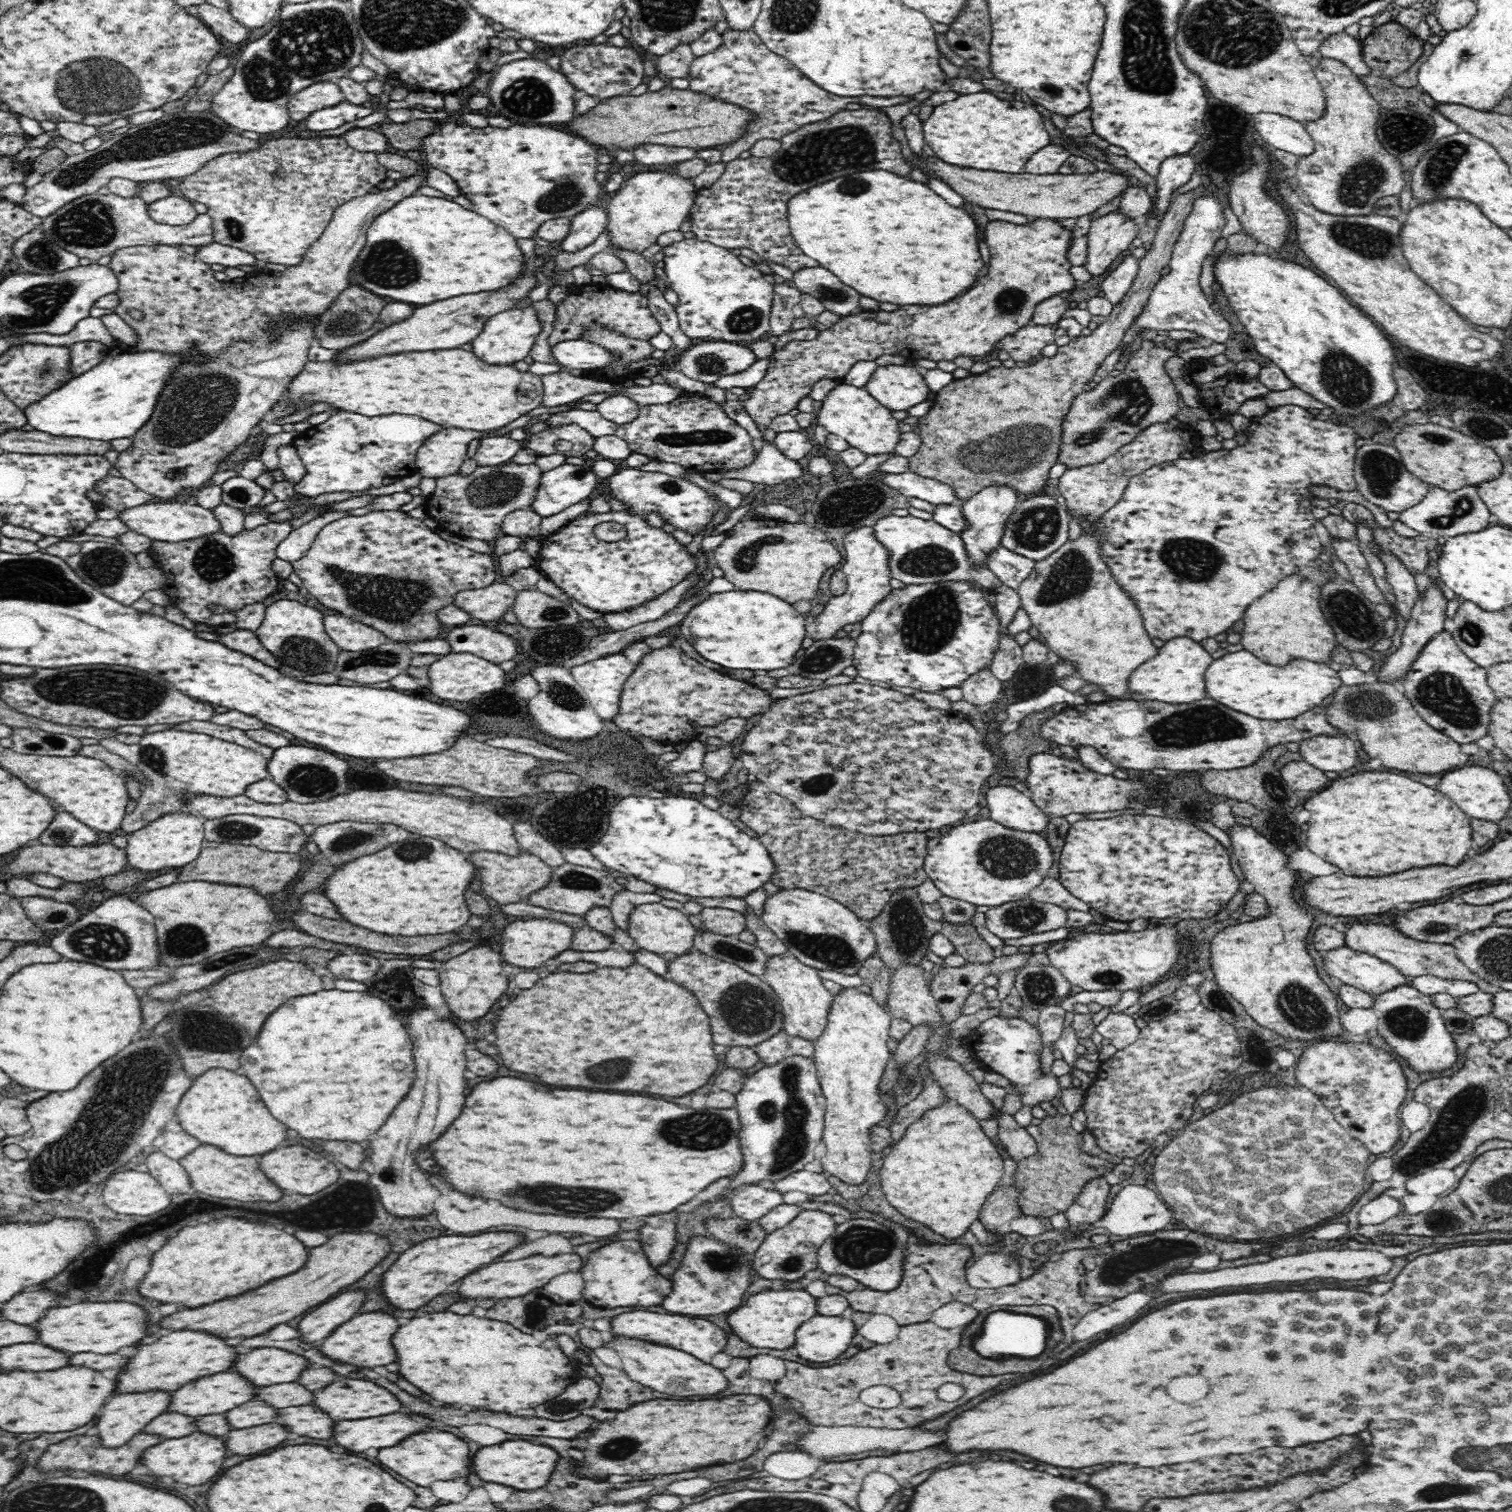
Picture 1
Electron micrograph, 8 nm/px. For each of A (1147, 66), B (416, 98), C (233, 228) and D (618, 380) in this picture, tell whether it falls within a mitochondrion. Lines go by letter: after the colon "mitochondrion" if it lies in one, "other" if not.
A: mitochondrion
B: other
C: mitochondrion
D: other

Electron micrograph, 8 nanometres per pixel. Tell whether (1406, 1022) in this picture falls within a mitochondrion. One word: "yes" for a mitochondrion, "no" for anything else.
yes

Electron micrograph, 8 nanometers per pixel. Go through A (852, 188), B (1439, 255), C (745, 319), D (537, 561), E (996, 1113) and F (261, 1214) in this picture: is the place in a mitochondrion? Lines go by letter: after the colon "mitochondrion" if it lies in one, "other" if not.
A: mitochondrion
B: mitochondrion
C: mitochondrion
D: other
E: other
F: other

